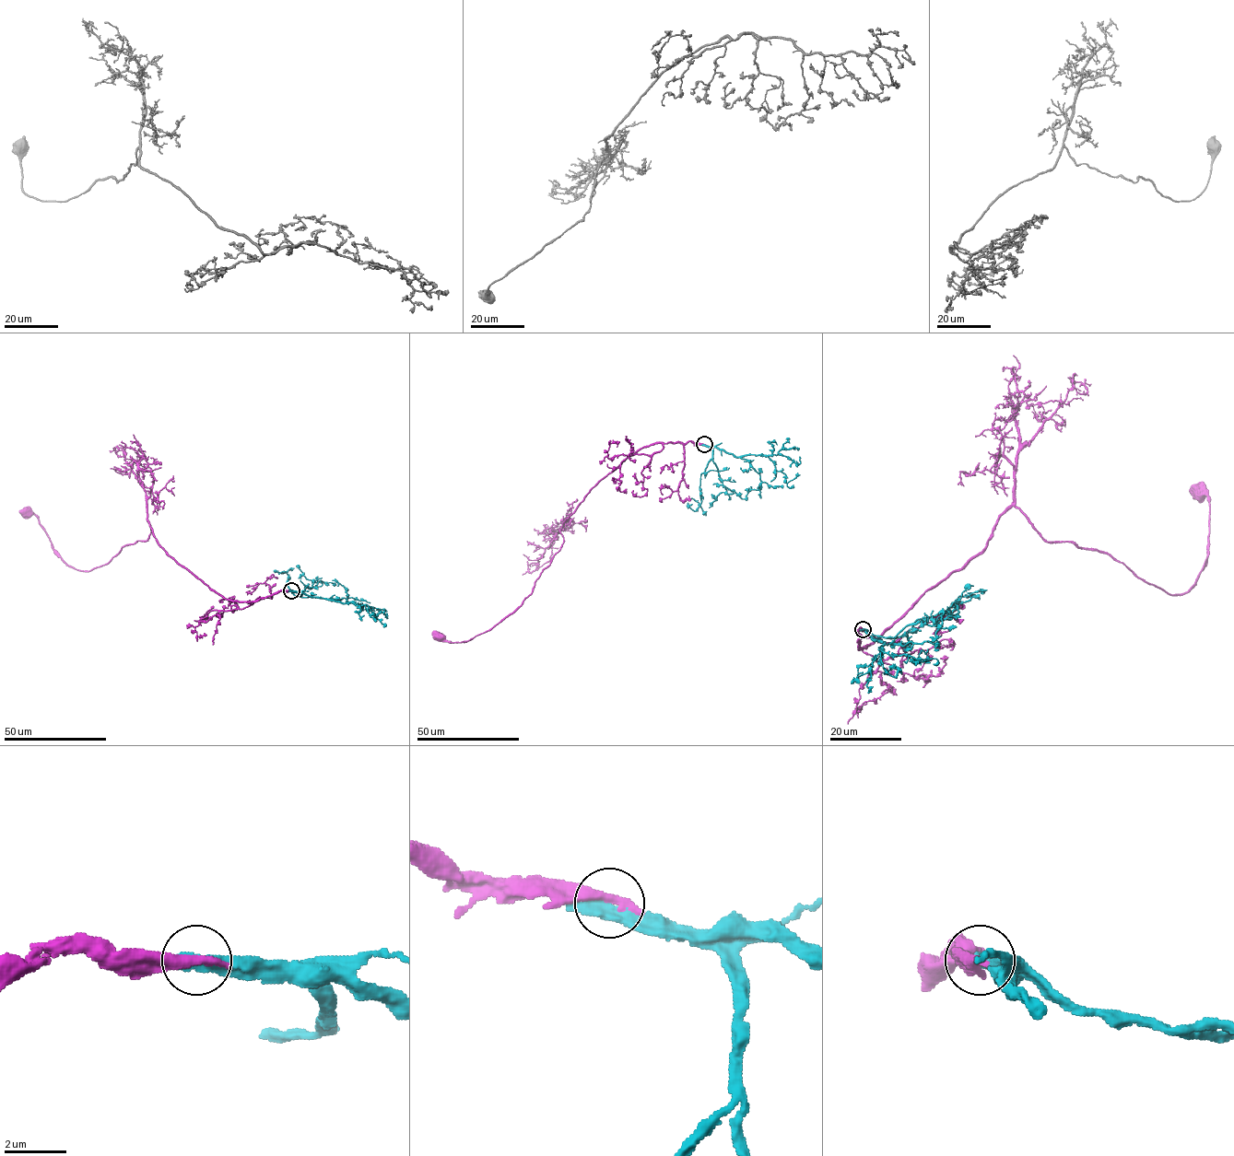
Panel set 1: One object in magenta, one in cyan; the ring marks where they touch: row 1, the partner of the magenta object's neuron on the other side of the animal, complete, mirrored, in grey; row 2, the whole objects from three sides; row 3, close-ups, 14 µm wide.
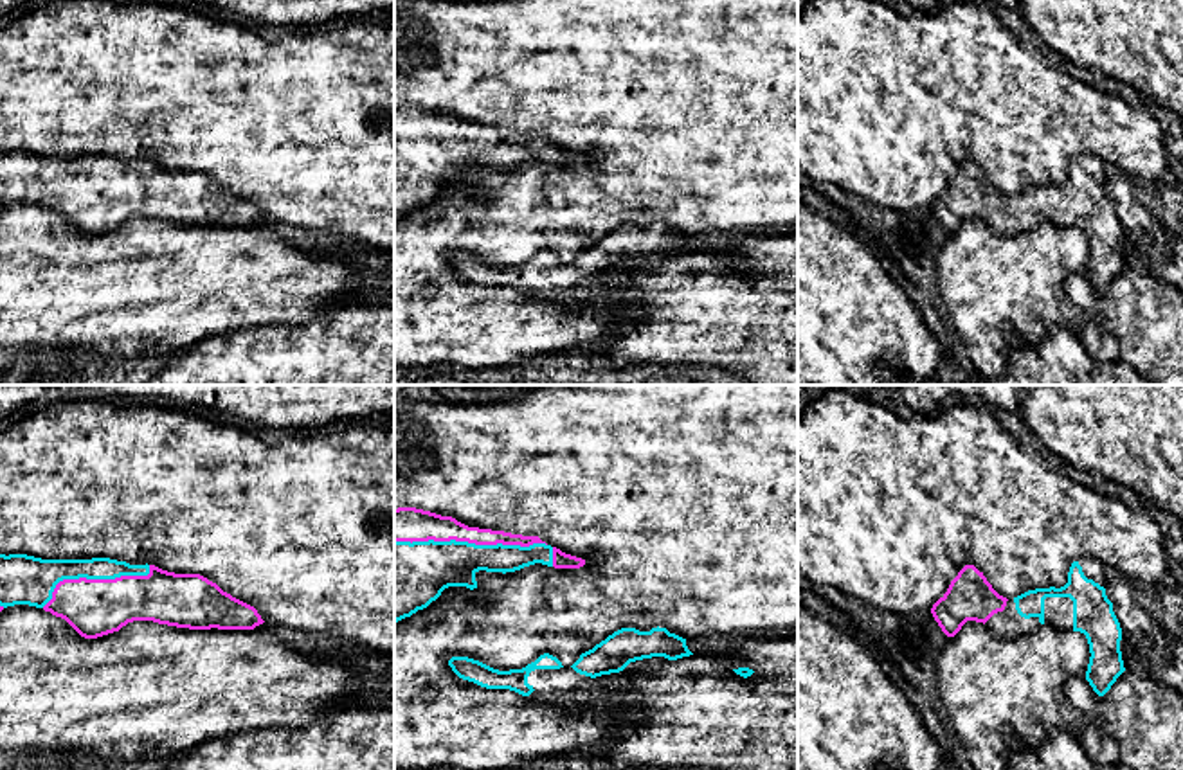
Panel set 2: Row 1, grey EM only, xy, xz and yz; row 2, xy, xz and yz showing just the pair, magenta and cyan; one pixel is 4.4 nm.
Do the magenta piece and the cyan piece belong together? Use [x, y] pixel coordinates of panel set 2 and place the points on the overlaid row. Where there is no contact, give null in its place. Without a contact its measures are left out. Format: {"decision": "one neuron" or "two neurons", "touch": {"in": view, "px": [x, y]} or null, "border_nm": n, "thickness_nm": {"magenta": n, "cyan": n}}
{"decision": "one neuron", "touch": {"in": "xz", "px": [470, 542]}, "border_nm": 700, "thickness_nm": {"magenta": 140, "cyan": 260}}

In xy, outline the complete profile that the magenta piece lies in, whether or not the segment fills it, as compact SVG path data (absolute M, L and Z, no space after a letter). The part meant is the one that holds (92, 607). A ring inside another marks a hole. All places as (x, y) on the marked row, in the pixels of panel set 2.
M0 554L0 606L29 604L65 619L81 637L97 639L133 621L189 630L254 630L265 621L257 610L200 574L175 574L155 565L130 565L110 558L41 560Z

